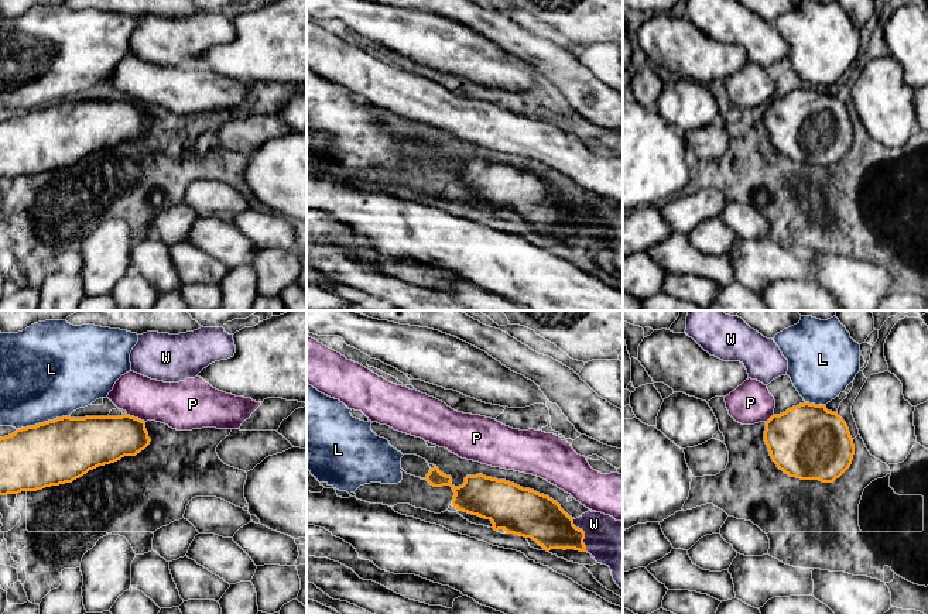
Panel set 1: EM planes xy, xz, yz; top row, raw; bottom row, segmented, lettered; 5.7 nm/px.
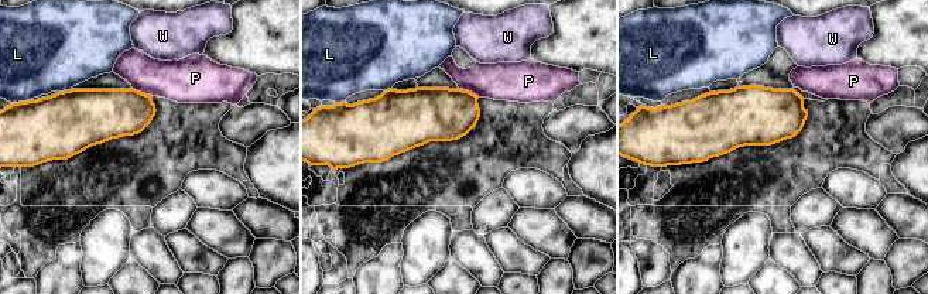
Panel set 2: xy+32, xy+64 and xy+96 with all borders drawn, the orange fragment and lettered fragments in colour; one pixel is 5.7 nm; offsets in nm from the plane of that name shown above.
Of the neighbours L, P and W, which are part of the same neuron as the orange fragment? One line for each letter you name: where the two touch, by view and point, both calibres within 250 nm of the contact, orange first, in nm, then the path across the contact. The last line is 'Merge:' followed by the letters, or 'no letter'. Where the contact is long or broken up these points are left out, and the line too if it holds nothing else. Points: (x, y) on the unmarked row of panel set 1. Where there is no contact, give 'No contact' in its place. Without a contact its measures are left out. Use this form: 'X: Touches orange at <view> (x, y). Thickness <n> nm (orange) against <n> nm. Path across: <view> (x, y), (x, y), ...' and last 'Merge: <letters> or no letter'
Merge: no letter

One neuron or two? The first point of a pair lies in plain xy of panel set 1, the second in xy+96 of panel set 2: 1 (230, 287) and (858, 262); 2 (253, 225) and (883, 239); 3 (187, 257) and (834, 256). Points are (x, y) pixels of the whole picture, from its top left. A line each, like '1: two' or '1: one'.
1: two
2: two
3: one

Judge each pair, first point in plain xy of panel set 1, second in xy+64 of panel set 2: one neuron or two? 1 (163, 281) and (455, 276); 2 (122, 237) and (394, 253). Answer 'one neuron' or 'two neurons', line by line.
1: two neurons
2: two neurons

